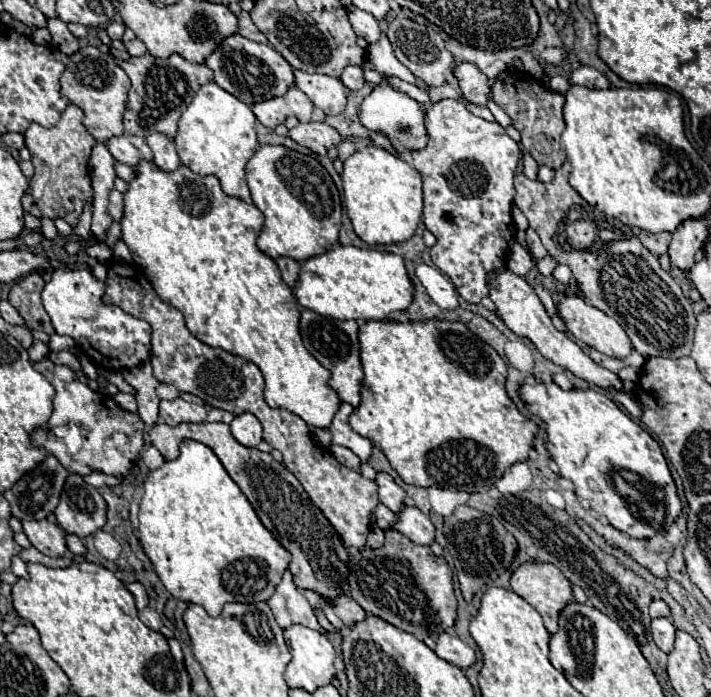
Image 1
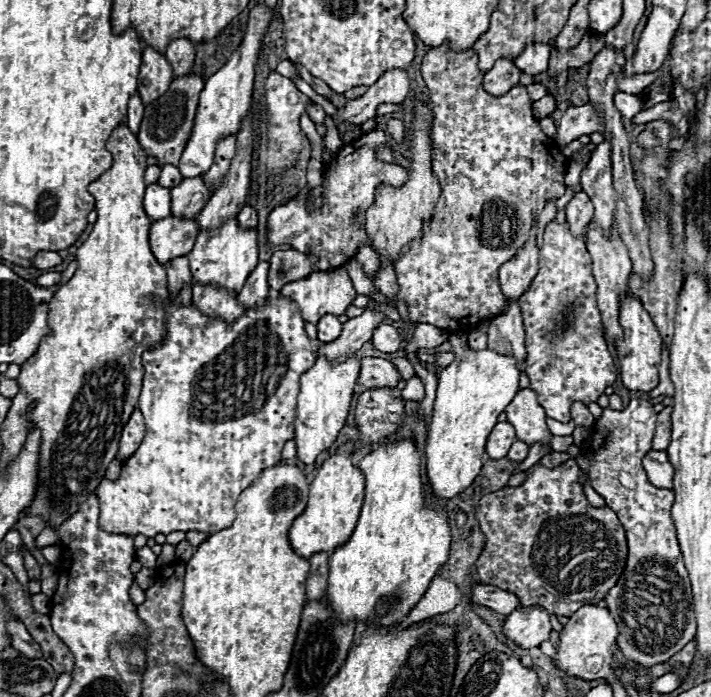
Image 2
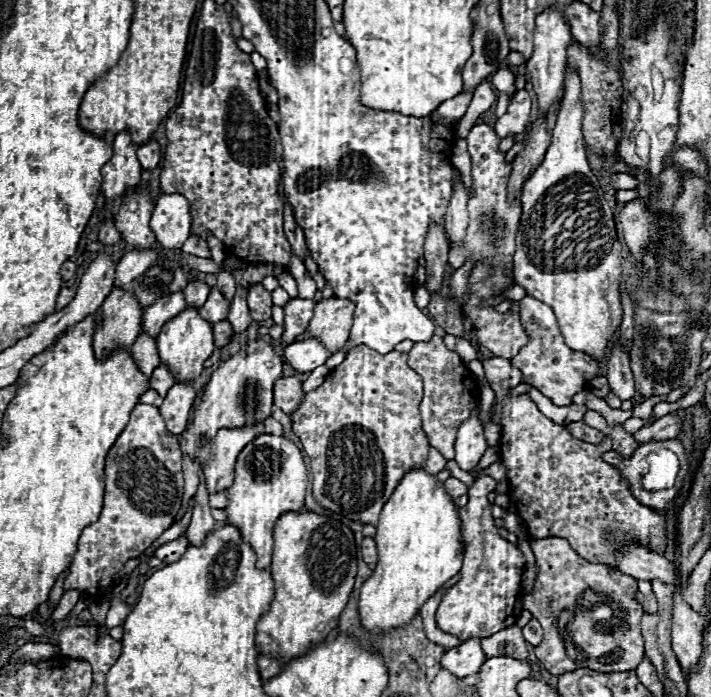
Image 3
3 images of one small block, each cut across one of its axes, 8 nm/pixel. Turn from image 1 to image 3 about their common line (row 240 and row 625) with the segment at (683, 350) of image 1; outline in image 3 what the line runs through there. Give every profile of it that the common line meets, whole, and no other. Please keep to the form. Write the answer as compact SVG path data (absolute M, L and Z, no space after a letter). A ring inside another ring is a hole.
M562 538L530 540L530 546L534 550L536 564L540 566L540 574L534 582L532 592L522 598L524 602L522 606L524 610L532 612L532 616L542 624L544 642L540 646L534 646L534 654L546 666L546 670L550 670L554 676L560 676L576 668L590 668L596 672L634 670L644 658L644 638L640 630L640 620L644 610L636 600L638 592L636 580L632 576L626 576L624 572L618 572L618 568L604 564L590 564L582 560Z

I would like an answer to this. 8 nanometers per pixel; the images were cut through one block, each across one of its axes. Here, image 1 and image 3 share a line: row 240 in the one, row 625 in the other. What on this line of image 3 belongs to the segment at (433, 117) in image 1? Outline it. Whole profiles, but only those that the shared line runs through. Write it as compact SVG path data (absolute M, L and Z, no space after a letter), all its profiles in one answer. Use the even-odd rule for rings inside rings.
M490 476L476 478L474 486L468 490L470 502L460 508L462 536L466 542L464 564L458 572L458 582L446 590L436 612L436 626L460 640L468 640L470 636L488 638L516 624L522 612L522 572L526 558L512 542L500 536L500 530L494 526L490 502L486 498L494 490L496 480Z

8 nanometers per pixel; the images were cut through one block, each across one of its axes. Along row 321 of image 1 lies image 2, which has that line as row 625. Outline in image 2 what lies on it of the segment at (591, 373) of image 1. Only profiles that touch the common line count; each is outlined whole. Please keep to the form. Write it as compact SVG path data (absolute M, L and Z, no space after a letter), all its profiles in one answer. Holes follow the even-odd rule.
M540 606L516 608L512 614L506 616L502 634L512 640L516 646L530 650L540 646L540 642L550 638L550 618L548 612Z

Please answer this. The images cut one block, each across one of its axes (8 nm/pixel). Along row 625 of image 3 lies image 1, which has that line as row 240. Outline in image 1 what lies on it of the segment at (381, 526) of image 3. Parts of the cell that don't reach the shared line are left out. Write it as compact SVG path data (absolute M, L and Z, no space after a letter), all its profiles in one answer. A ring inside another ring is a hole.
M370 146L354 152L344 162L342 172L346 212L352 220L354 232L370 246L398 244L414 236L422 220L422 176L402 158L386 152L384 148Z

